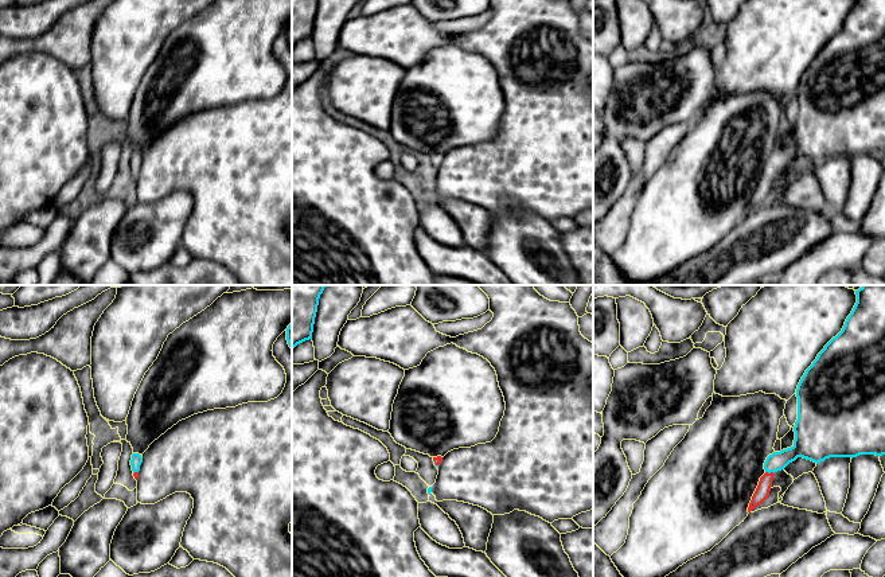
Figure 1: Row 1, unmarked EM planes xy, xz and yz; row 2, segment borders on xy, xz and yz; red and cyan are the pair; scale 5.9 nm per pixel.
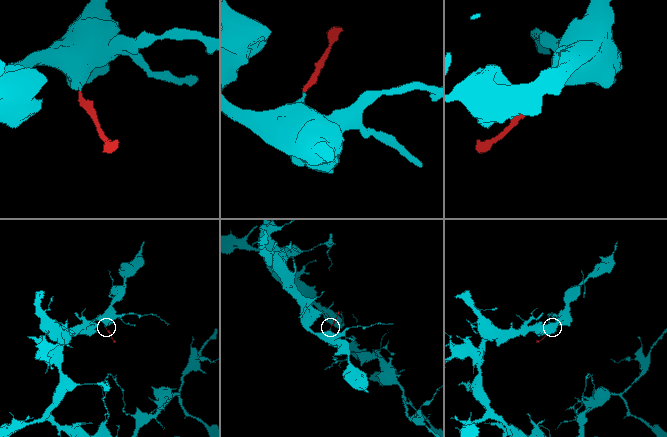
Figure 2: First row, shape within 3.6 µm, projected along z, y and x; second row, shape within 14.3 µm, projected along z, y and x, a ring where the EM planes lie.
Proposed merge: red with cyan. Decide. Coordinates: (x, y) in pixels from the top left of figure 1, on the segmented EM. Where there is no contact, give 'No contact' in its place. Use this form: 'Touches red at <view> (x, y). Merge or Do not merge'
Touches red at yz (771, 472). Merge

